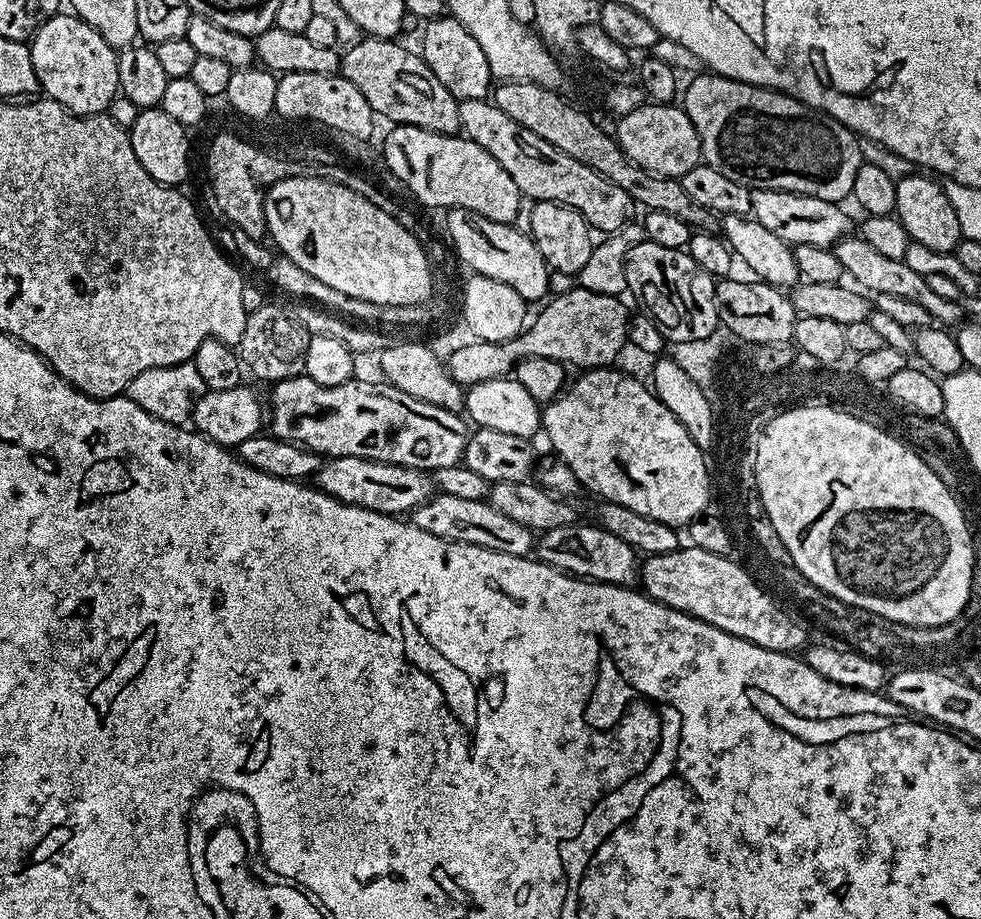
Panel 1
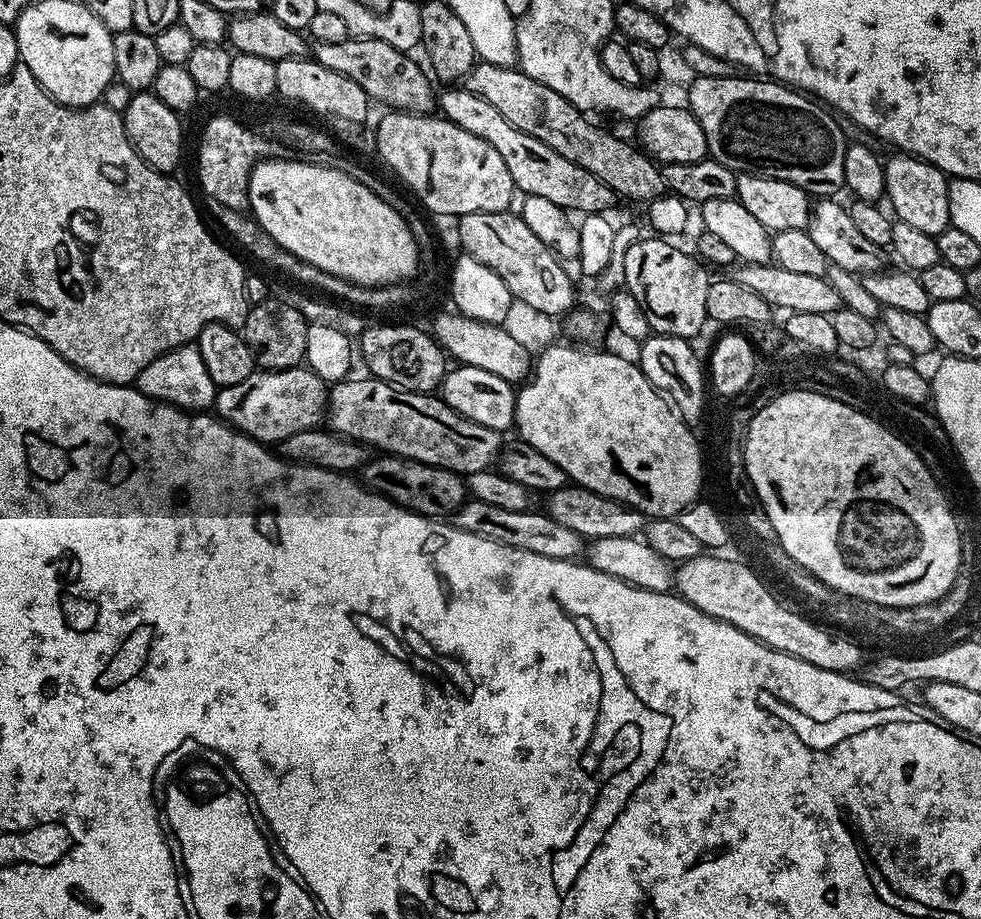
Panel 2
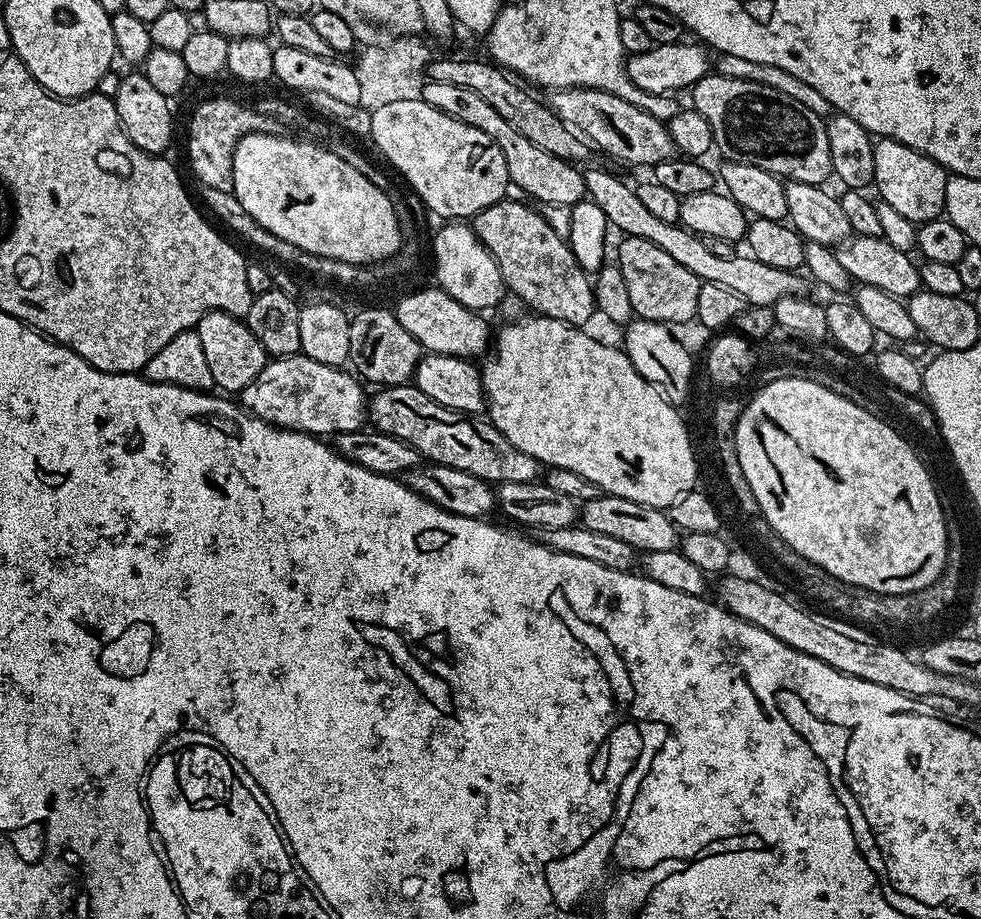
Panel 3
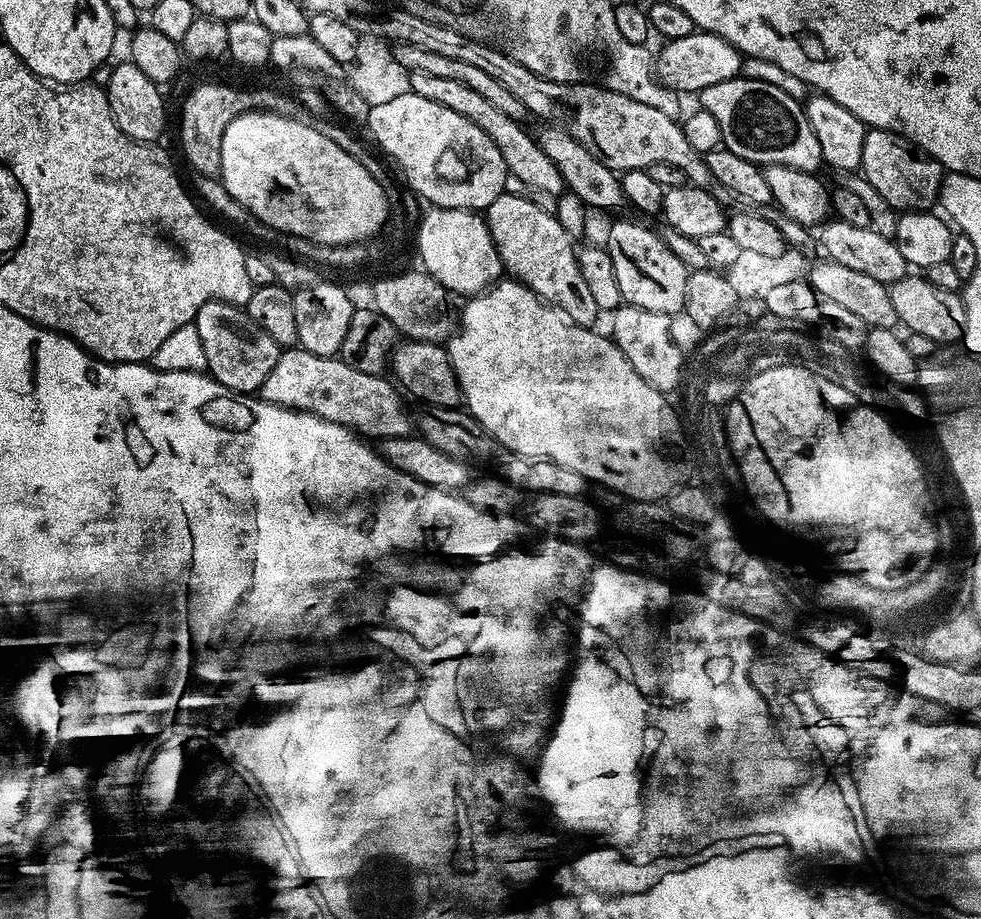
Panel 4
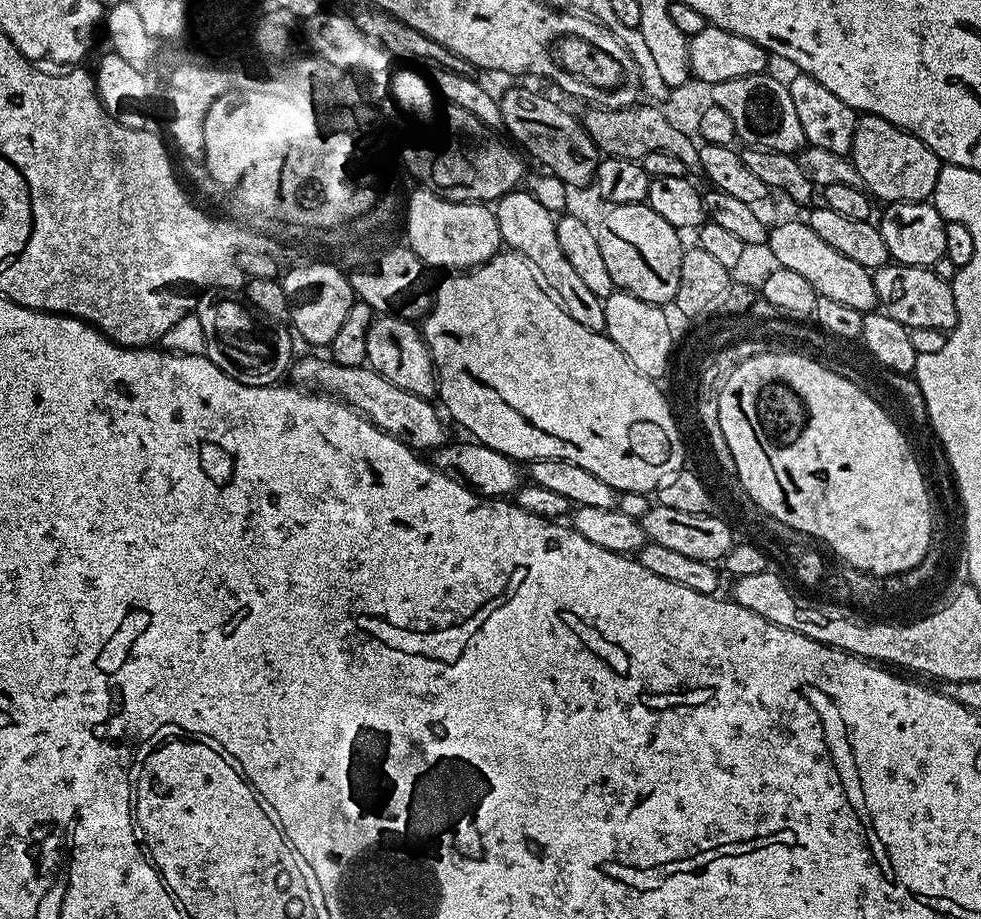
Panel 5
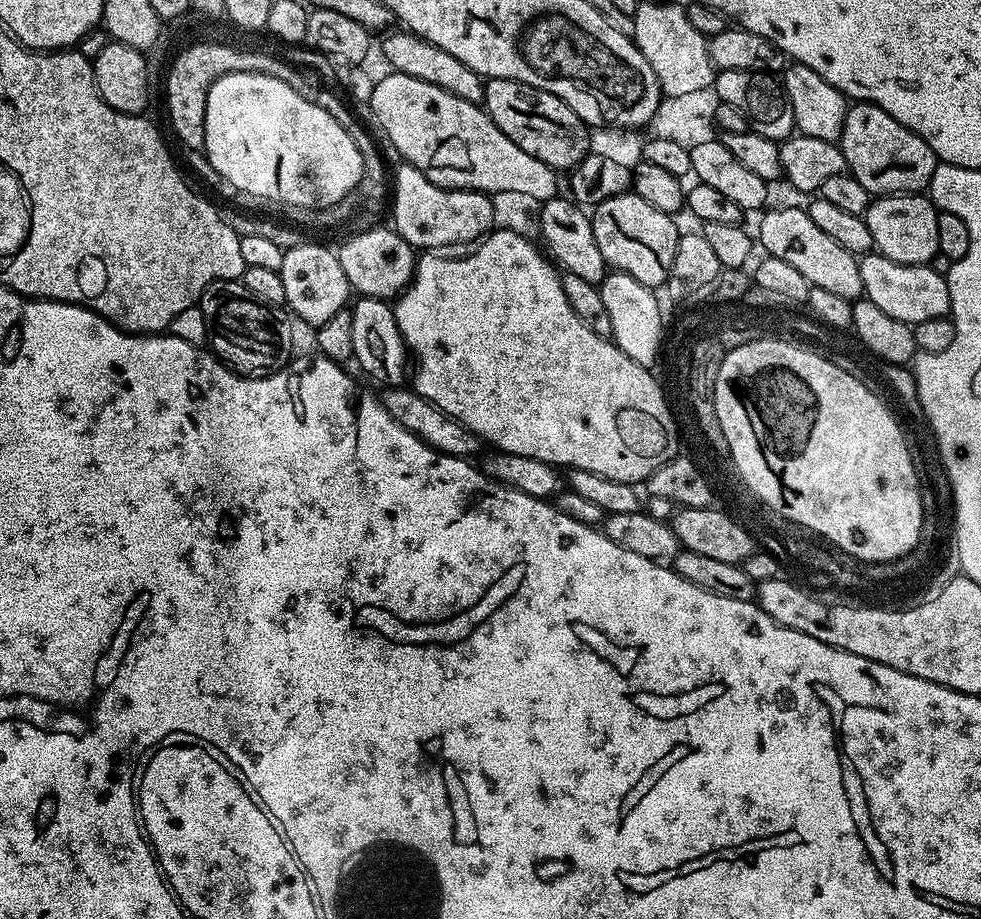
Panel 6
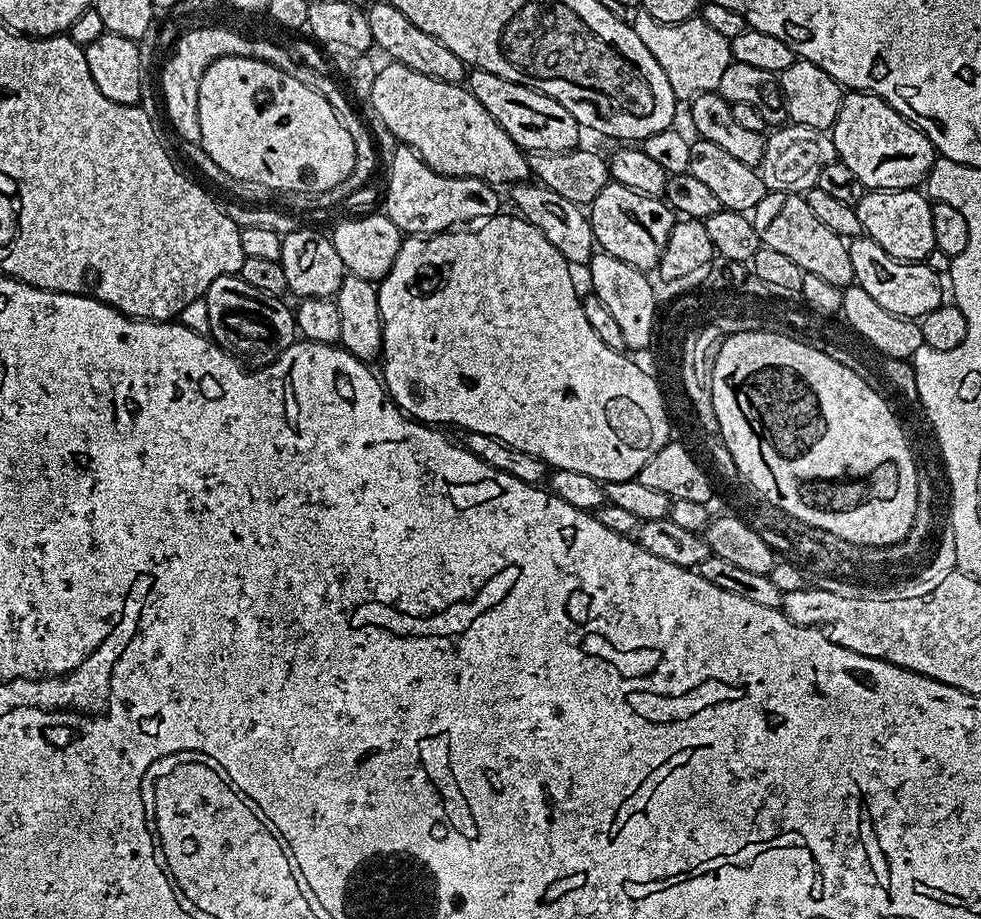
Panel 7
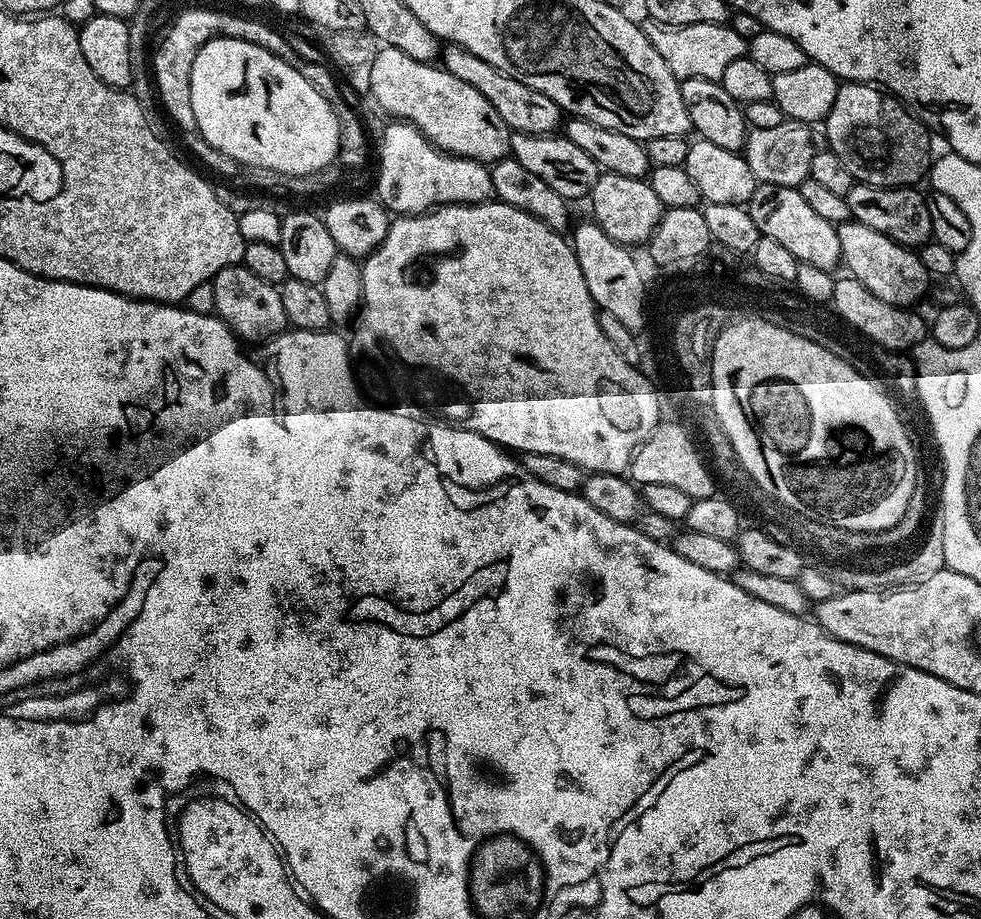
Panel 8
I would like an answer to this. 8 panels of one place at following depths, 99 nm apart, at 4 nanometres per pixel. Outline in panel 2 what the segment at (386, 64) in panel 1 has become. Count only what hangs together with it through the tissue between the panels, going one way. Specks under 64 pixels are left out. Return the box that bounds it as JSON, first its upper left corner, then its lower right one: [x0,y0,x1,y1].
[314,38,437,114]

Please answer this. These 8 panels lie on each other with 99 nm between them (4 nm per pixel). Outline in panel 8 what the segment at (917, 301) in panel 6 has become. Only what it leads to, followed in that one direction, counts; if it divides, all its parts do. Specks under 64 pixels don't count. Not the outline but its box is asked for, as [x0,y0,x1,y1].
[836,218,930,306]

